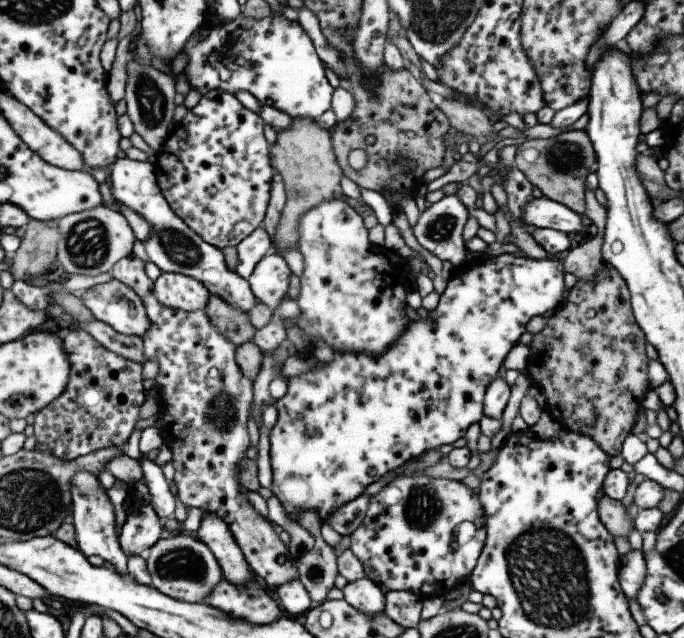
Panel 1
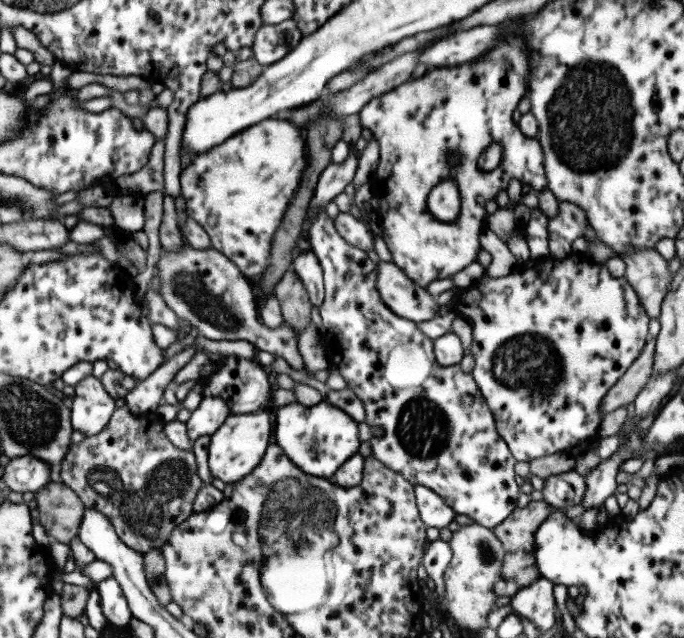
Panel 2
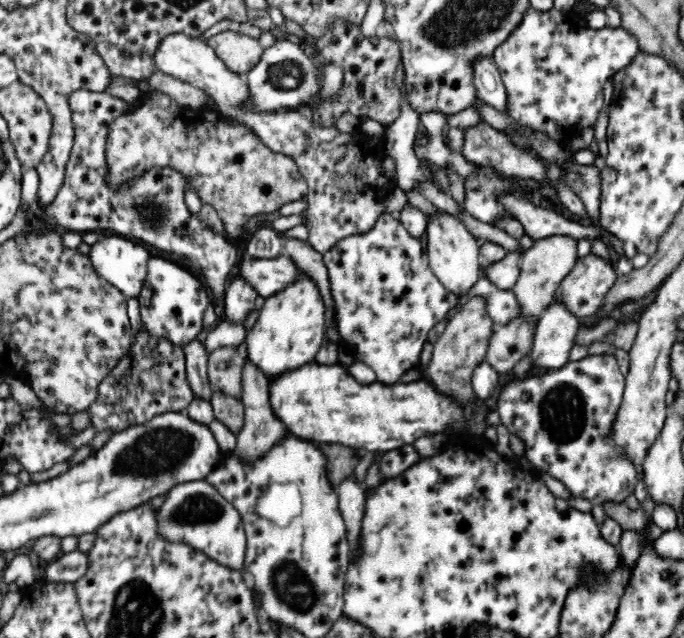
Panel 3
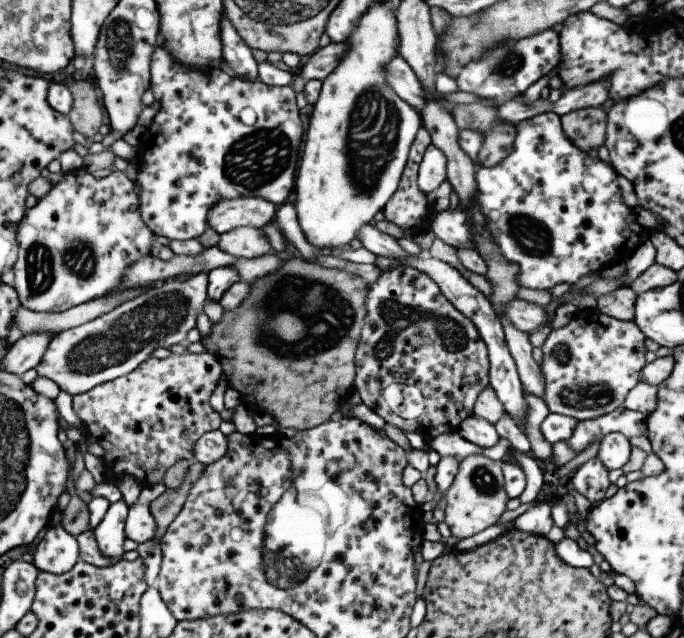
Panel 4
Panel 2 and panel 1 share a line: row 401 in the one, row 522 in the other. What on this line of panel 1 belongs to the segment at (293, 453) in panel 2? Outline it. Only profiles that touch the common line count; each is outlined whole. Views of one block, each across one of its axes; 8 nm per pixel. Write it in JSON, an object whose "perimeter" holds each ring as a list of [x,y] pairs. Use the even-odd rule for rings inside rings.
{"perimeter":[[[503,253],[498,256],[487,257],[486,260],[475,256],[472,260],[464,260],[461,266],[453,269],[452,276],[446,281],[446,286],[440,294],[437,306],[434,310],[427,312],[426,318],[409,320],[403,334],[397,342],[389,348],[385,348],[379,356],[371,358],[367,354],[349,354],[349,352],[333,352],[332,360],[328,363],[317,361],[316,368],[286,379],[287,391],[281,398],[272,401],[276,408],[277,417],[275,424],[269,430],[269,464],[271,470],[271,481],[268,489],[277,498],[285,514],[295,522],[298,512],[315,512],[321,520],[321,524],[327,523],[328,516],[335,510],[354,500],[364,493],[369,484],[379,480],[396,467],[405,464],[408,460],[415,458],[431,448],[451,444],[465,436],[465,430],[473,423],[478,423],[482,411],[482,398],[491,380],[497,378],[499,367],[505,355],[518,343],[519,336],[525,331],[525,324],[532,316],[543,316],[545,312],[551,312],[559,308],[563,300],[567,298],[567,290],[563,286],[561,261],[554,257],[545,257],[542,260],[532,260],[528,257],[514,256]]]}

